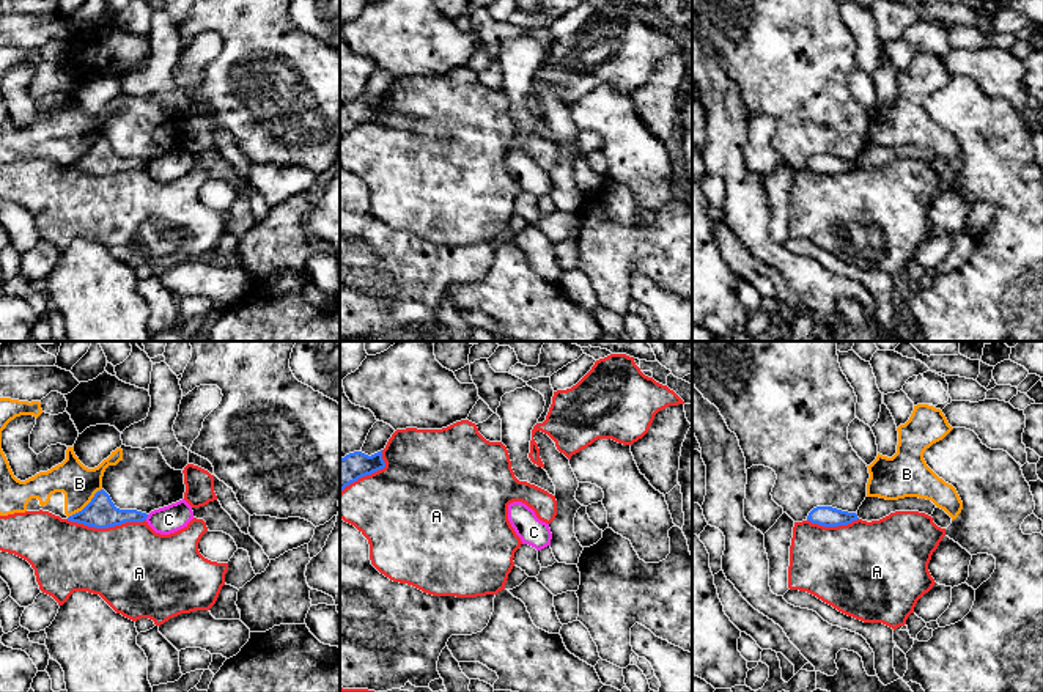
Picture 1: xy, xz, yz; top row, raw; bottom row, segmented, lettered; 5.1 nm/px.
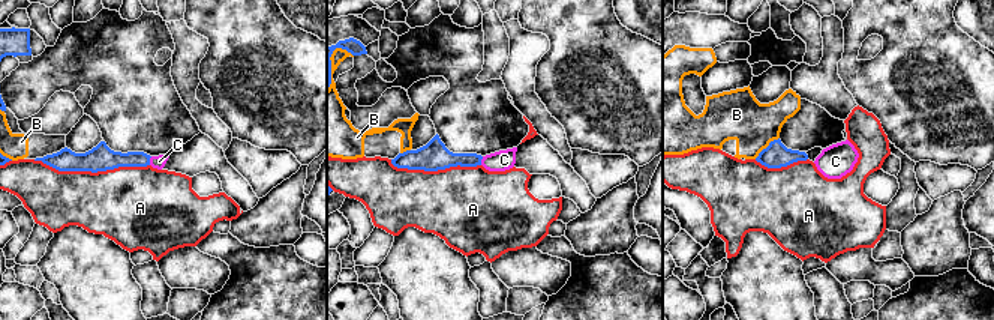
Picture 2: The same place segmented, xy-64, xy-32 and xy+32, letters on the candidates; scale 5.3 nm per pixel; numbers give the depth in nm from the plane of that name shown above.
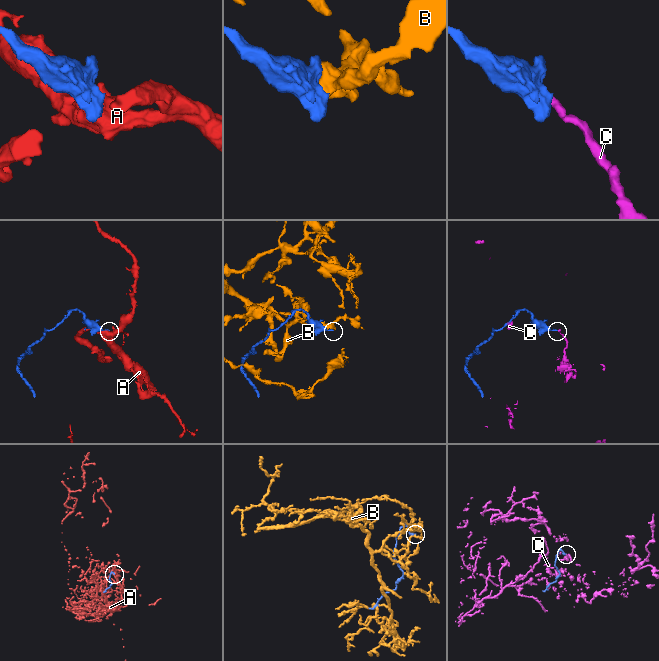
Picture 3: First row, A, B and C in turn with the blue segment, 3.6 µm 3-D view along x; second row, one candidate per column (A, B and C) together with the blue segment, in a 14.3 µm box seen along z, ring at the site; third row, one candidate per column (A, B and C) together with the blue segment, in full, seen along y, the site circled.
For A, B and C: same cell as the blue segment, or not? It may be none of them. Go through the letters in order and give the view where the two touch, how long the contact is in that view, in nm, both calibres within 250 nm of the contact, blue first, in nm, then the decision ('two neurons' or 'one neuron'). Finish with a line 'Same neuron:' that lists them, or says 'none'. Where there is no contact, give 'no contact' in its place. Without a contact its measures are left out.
A: xy | 400 nm | 160/440 nm | two neurons
B: xy | 240 nm | 160/190 nm | two neurons
C: xy | 40 nm | 160/140 nm | two neurons
Same neuron: none

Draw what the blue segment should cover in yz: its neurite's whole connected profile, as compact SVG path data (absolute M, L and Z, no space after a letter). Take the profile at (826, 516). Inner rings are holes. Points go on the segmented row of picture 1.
M816 506L807 516L807 521L823 527L848 525L857 519L856 513L842 511L832 506Z

